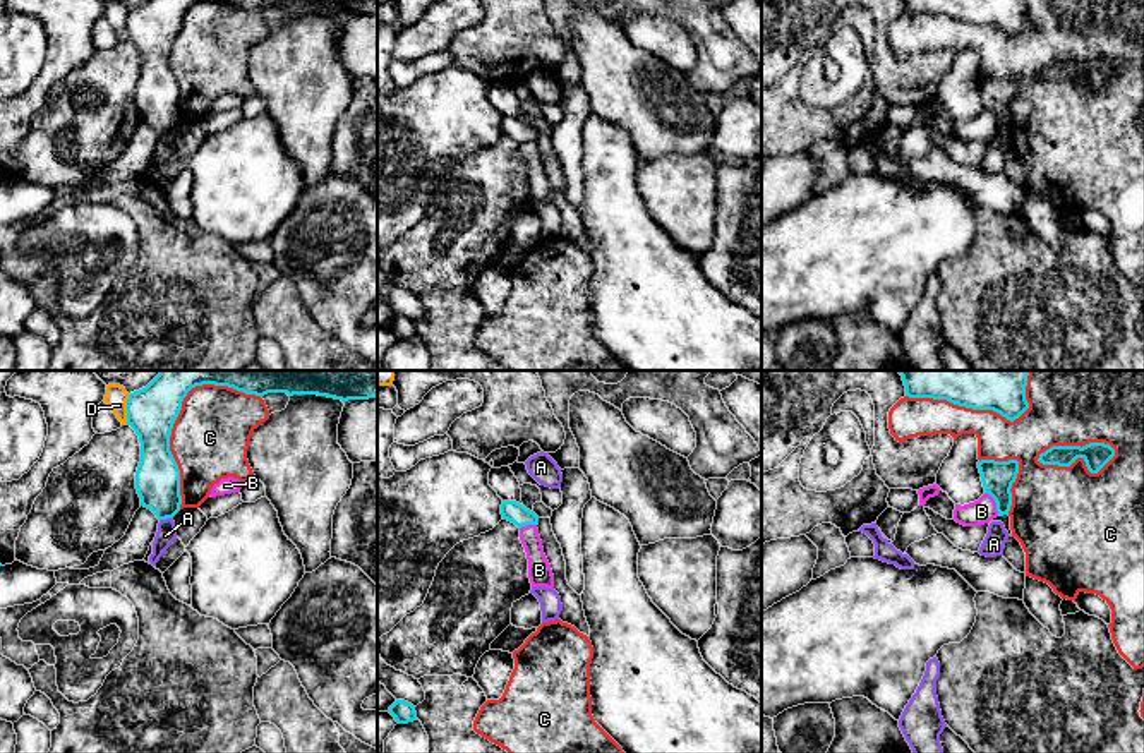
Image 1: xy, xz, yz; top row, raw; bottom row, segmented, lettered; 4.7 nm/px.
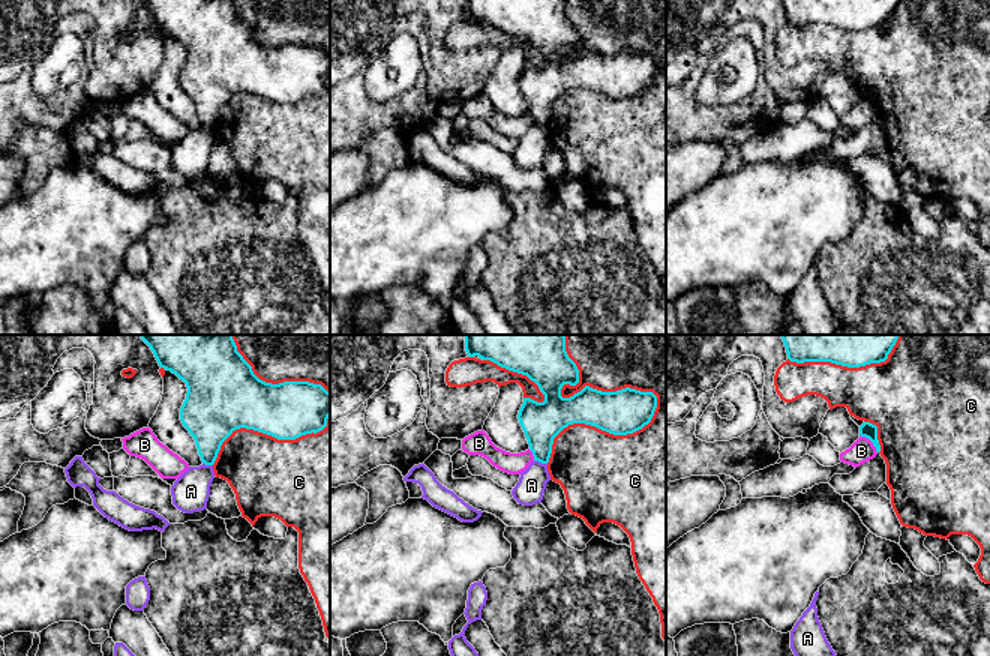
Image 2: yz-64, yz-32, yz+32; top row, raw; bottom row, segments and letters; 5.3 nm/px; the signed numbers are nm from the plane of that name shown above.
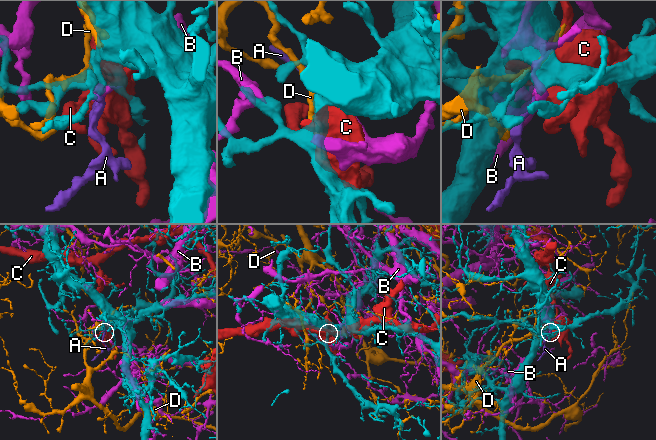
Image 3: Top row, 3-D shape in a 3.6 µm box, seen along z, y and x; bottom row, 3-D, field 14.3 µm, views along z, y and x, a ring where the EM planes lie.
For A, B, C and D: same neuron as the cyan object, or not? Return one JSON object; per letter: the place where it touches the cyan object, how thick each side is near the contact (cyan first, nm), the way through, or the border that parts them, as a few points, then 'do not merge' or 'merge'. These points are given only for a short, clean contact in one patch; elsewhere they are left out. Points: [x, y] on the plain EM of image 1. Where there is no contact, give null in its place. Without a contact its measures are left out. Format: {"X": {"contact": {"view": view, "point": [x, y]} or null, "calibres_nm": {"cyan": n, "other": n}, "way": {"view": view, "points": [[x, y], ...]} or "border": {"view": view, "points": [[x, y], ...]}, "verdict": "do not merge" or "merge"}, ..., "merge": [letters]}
{"A": {"contact": {"view": "xy", "point": [165, 134]}, "calibres_nm": {"cyan": 200, "other": 90}, "border": {"view": "xy", "points": [[172, 132], [160, 136]]}, "verdict": "do not merge"}, "B": {"contact": {"view": "yz", "point": [995, 117]}, "calibres_nm": {"cyan": 150, "other": 120}, "verdict": "do not merge"}, "C": {"contact": {"view": "yz", "point": [1074, 62]}, "calibres_nm": {"cyan": 120, "other": 320}, "verdict": "do not merge"}, "D": {"contact": {"view": "xy", "point": [127, 26]}, "calibres_nm": {"cyan": 240, "other": 100}, "verdict": "do not merge"}, "merge": []}

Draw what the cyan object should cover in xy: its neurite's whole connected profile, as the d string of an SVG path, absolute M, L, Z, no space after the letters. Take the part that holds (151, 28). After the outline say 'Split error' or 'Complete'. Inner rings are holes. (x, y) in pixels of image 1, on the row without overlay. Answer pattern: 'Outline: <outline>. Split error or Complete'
Outline: M148 0L127 15L127 41L141 58L135 105L141 122L158 136L173 134L180 127L180 86L170 67L170 51L184 14L196 2L202 0Z. Complete

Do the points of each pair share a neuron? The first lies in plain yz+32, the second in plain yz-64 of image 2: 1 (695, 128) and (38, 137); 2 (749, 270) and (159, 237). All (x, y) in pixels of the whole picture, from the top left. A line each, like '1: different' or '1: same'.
1: different
2: different

